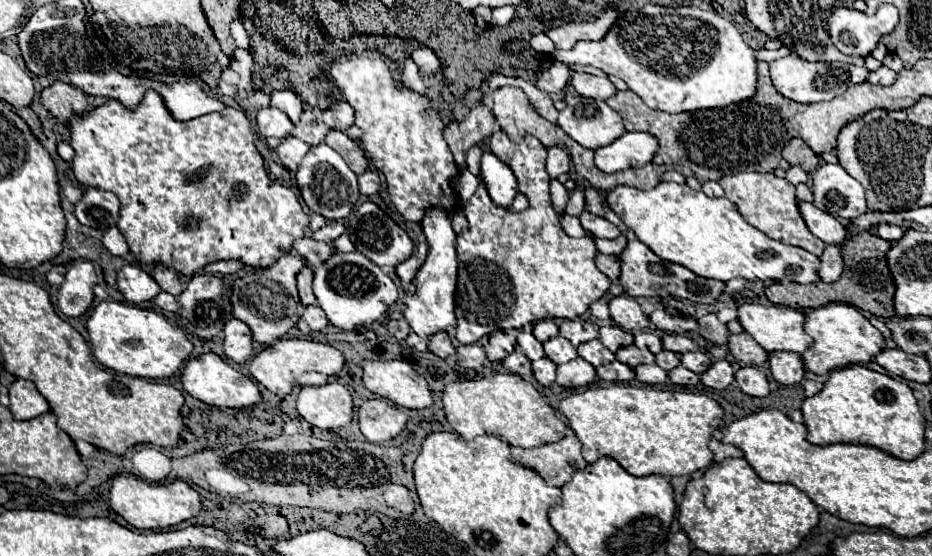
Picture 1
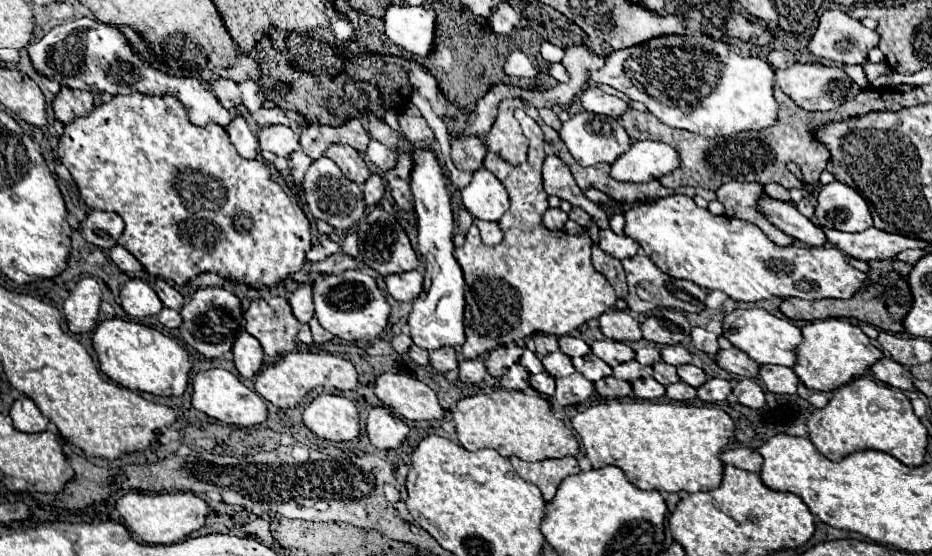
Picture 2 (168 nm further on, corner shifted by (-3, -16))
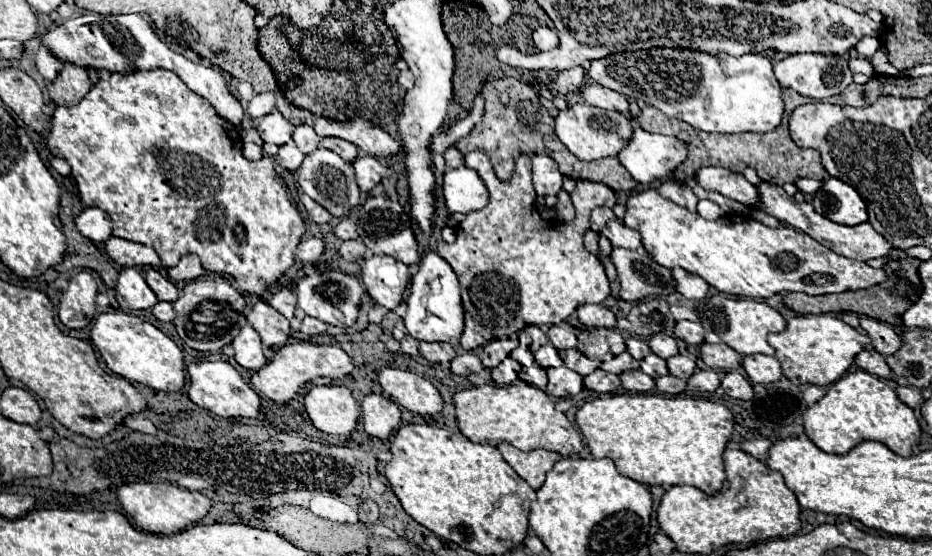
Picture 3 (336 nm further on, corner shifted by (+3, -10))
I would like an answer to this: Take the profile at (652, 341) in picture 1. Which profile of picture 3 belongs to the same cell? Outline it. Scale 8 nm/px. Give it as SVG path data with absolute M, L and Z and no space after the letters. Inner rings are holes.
M630 338L630 340L626 340L626 350L632 354L632 358L636 358L636 360L642 360L644 356L648 356L650 354L650 346L646 344L646 340L640 340L640 338Z

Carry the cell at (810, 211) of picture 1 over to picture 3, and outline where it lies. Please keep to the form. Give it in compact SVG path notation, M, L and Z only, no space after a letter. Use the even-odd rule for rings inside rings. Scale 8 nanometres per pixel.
M708 166L704 170L698 170L694 182L698 186L702 186L704 190L718 192L718 194L728 196L732 200L738 200L738 202L742 202L746 206L752 206L752 204L758 202L756 186L750 184L742 174L730 172L726 168Z

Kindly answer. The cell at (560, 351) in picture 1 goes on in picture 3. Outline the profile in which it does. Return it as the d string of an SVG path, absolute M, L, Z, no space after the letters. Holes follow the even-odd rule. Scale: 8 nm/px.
M544 344L540 346L540 350L534 352L534 358L536 362L542 366L542 368L552 368L552 366L562 366L562 358L558 356L558 350L552 346L552 344Z

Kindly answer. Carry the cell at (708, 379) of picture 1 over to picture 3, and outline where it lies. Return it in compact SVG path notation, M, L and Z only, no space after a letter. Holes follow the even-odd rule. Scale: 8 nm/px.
M696 370L688 378L688 390L692 392L714 392L720 386L720 376L714 370Z

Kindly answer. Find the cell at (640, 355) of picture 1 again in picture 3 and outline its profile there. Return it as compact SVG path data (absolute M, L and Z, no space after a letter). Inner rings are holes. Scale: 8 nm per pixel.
M622 352L622 354L614 356L614 358L608 360L608 362L602 362L600 368L606 370L606 372L612 372L612 374L622 374L622 372L626 372L626 370L638 368L638 360L634 360L628 352Z

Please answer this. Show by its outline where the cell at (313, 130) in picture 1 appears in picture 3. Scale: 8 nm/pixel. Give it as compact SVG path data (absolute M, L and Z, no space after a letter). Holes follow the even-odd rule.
M300 124L300 126L296 126L292 138L294 138L296 146L298 146L304 154L314 152L314 150L318 148L318 142L320 142L320 136L318 136L318 134L314 132L314 128L308 126L308 124Z

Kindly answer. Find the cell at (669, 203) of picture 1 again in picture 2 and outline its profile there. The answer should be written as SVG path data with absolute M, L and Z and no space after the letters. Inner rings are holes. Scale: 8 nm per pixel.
M668 196L660 198L656 204L632 204L624 210L626 226L624 234L636 240L646 256L668 276L682 278L698 284L700 288L708 290L722 290L732 300L742 302L758 302L764 298L780 296L780 298L804 298L804 300L816 300L816 298L850 298L856 290L860 290L866 284L866 274L848 266L844 254L834 246L822 246L822 248L810 248L810 246L786 246L780 248L774 242L770 242L762 230L750 222L728 218L728 216L716 216L708 212L706 208L698 208L690 196Z

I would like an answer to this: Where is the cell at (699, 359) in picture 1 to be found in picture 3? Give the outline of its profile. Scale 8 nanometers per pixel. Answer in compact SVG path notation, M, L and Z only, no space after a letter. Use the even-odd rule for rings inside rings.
M676 354L676 356L668 358L666 362L668 362L670 374L674 374L674 376L678 376L678 378L682 378L682 380L688 380L688 378L692 376L694 368L696 368L694 360L690 360L690 358L682 356L682 354Z

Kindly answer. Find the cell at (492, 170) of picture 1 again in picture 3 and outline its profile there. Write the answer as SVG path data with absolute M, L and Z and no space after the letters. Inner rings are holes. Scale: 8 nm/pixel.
M466 166L444 172L442 194L444 194L446 208L450 214L454 212L468 214L488 204L488 190L484 182L474 170Z

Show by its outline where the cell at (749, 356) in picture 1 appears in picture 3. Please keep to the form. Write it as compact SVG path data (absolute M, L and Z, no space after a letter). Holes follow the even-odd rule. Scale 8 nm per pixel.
M724 342L720 344L702 344L700 346L700 358L706 366L718 370L736 370L742 364L742 356L732 350L730 346L726 346Z

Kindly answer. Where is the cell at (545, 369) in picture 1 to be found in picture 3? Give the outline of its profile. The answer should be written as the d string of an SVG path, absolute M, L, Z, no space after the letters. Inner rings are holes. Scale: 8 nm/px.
M534 363L531 367L523 367L518 373L518 377L538 388L545 390L547 386L547 374L546 370Z

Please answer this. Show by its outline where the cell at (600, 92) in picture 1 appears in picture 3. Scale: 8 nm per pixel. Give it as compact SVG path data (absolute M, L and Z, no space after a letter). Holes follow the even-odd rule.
M600 84L584 86L582 96L592 106L598 106L598 108L604 108L604 110L618 110L622 114L630 114L628 98L618 94L618 92L614 92L614 90L610 90L610 88L604 88Z

